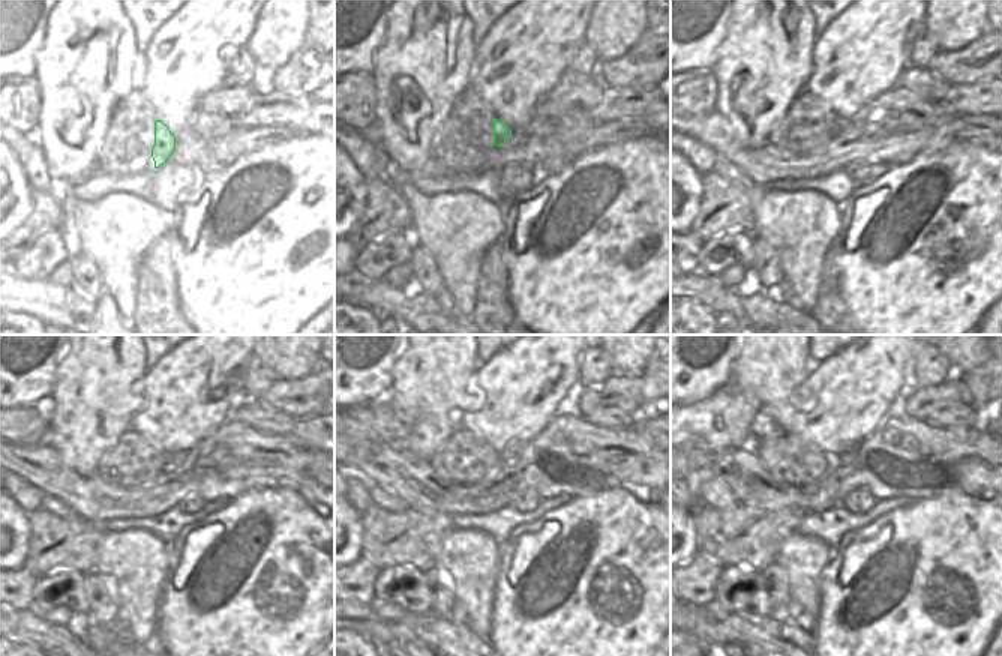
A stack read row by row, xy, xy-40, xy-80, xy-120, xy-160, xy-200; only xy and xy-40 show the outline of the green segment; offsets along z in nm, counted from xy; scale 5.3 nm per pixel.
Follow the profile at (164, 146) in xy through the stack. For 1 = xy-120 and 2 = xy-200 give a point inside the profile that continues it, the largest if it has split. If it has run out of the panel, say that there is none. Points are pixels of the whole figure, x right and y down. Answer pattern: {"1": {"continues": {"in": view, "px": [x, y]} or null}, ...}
{"1": {"continues": {"in": "xy-120", "px": [171, 460]}}, "2": {"continues": {"in": "xy-200", "px": [842, 460]}}}

